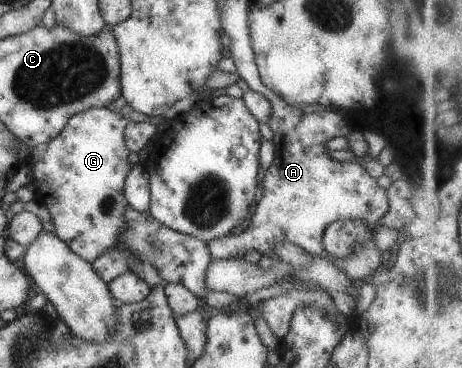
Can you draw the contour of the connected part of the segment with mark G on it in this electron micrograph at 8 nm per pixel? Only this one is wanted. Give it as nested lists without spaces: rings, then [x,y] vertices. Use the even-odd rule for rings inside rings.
[[[105,107],[79,111],[68,118],[64,129],[61,129],[56,137],[32,147],[21,163],[30,167],[34,197],[48,209],[54,225],[52,232],[68,246],[68,249],[89,264],[106,249],[122,245],[120,235],[126,231],[124,209],[129,203],[124,199],[122,187],[126,175],[130,173],[130,167],[133,167],[128,161],[129,153],[124,145],[123,129],[127,122],[119,112]]]

